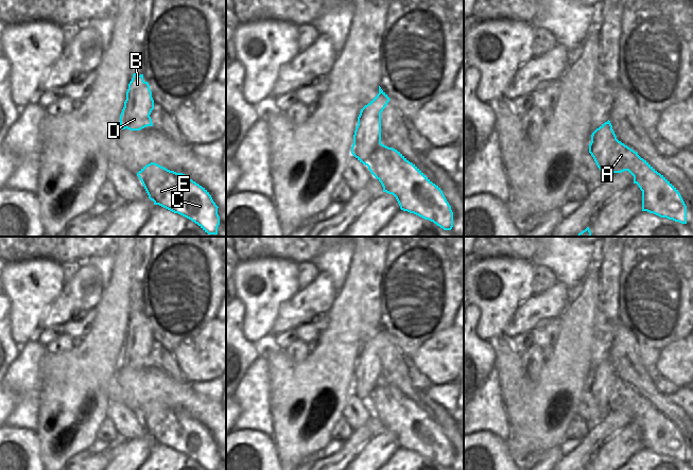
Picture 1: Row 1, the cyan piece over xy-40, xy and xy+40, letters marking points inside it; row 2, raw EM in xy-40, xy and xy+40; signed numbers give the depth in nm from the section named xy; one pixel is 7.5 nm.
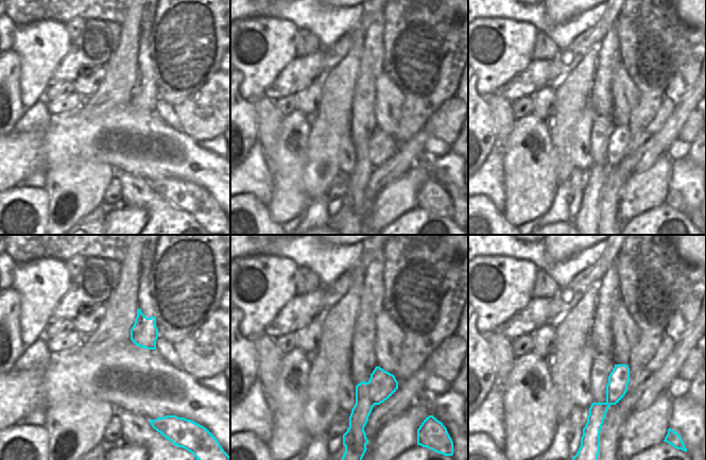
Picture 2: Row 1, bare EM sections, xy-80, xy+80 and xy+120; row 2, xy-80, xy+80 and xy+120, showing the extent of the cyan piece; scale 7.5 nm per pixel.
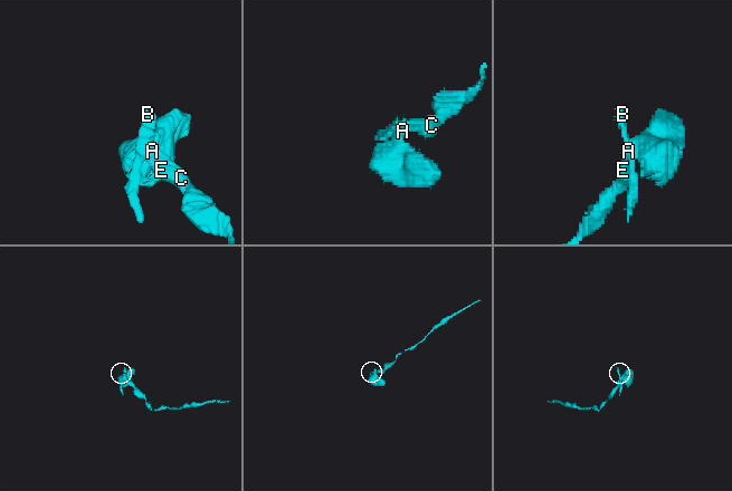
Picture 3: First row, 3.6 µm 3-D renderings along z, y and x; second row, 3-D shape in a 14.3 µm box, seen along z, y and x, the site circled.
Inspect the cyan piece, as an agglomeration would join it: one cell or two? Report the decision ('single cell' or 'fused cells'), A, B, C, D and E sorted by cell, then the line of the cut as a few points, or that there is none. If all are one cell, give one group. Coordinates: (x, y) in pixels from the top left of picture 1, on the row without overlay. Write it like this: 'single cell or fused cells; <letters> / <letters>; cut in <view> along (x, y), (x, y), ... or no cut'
fused cells; A C E / B D; cut in xy+40 along (617, 377), (605, 410)

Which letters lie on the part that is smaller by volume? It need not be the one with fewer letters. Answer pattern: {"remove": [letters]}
{"remove": ["B", "D"]}

